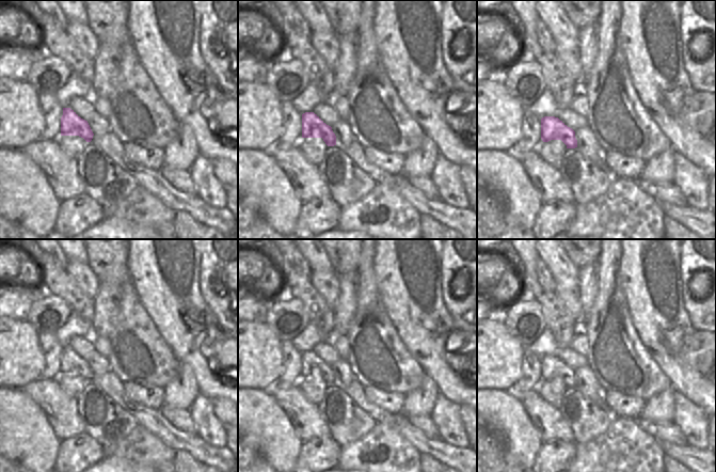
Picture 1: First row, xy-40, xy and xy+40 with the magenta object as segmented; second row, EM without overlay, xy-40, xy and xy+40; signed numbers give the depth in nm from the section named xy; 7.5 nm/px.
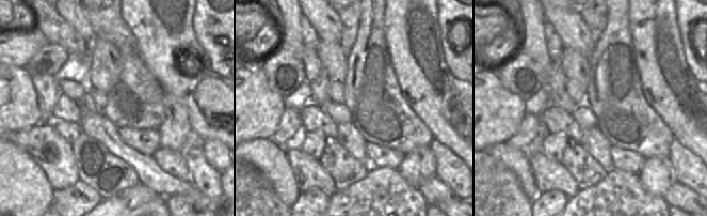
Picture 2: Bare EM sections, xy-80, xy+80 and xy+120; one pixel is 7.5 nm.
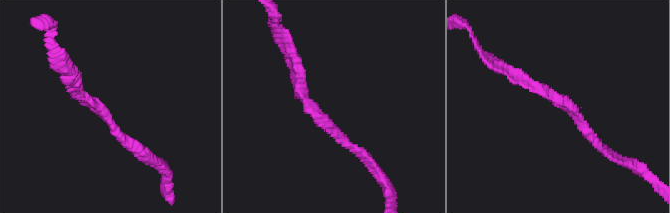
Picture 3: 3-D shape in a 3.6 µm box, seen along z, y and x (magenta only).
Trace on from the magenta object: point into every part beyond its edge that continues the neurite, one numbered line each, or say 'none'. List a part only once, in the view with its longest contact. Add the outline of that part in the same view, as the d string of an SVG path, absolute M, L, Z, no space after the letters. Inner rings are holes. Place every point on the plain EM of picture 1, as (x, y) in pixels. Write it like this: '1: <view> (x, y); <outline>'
none

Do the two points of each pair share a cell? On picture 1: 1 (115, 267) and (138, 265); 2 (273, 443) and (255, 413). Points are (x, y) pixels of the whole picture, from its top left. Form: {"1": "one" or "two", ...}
{"1": "two", "2": "one"}

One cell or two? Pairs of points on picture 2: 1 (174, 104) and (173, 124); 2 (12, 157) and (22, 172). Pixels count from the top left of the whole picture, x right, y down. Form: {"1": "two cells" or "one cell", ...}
{"1": "one cell", "2": "one cell"}

